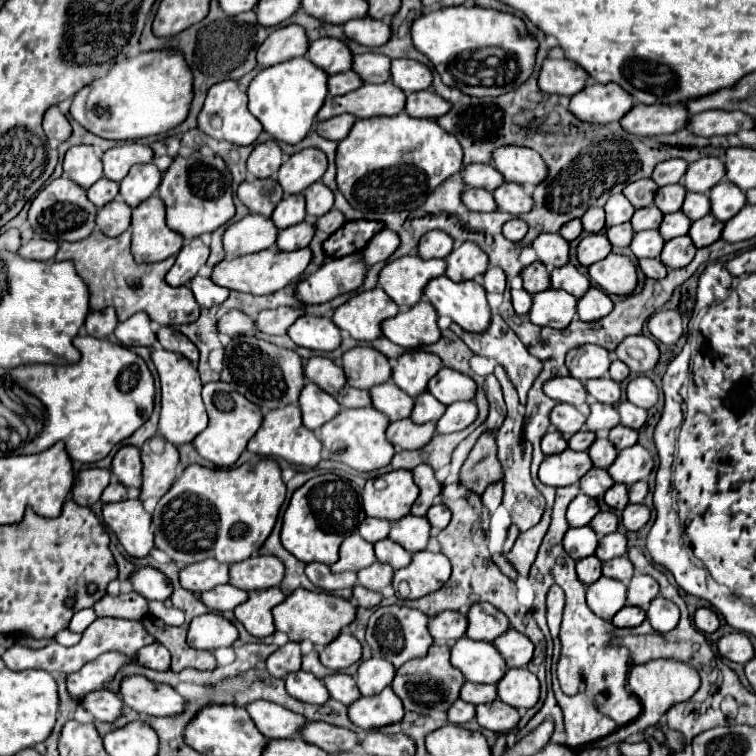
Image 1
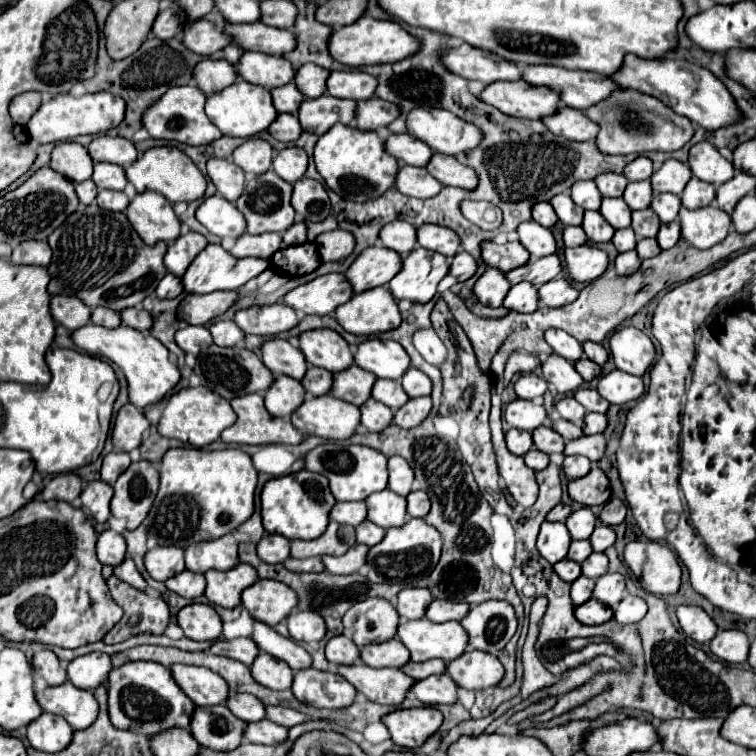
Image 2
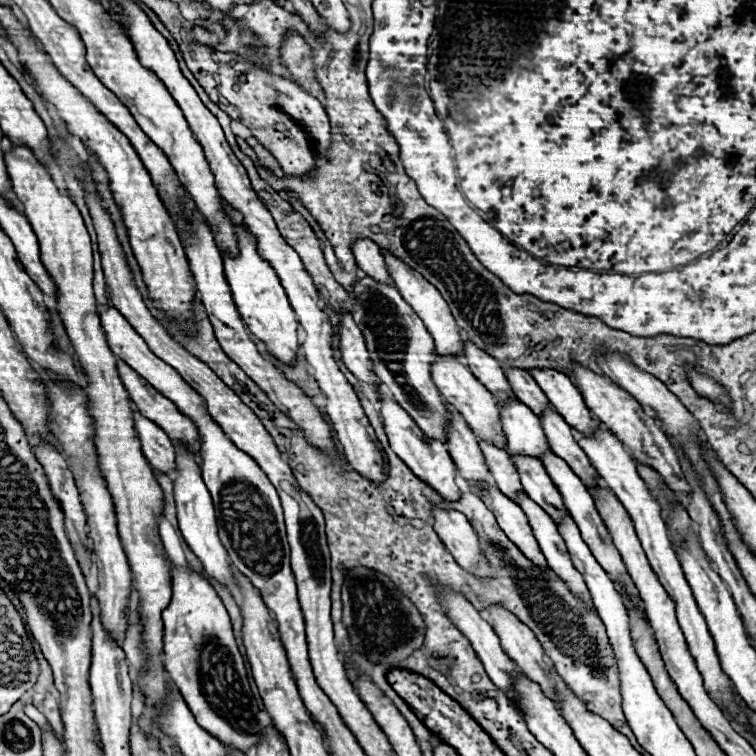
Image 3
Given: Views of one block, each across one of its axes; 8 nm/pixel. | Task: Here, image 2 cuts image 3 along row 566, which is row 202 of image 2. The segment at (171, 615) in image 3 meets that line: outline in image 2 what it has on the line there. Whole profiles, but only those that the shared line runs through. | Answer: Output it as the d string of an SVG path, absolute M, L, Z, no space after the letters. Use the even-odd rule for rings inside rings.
M160 146L160 148L150 148L138 160L126 168L128 180L136 186L138 192L154 190L164 194L172 204L176 202L192 202L204 196L206 192L206 178L204 174L196 168L196 164L180 152L176 146Z

